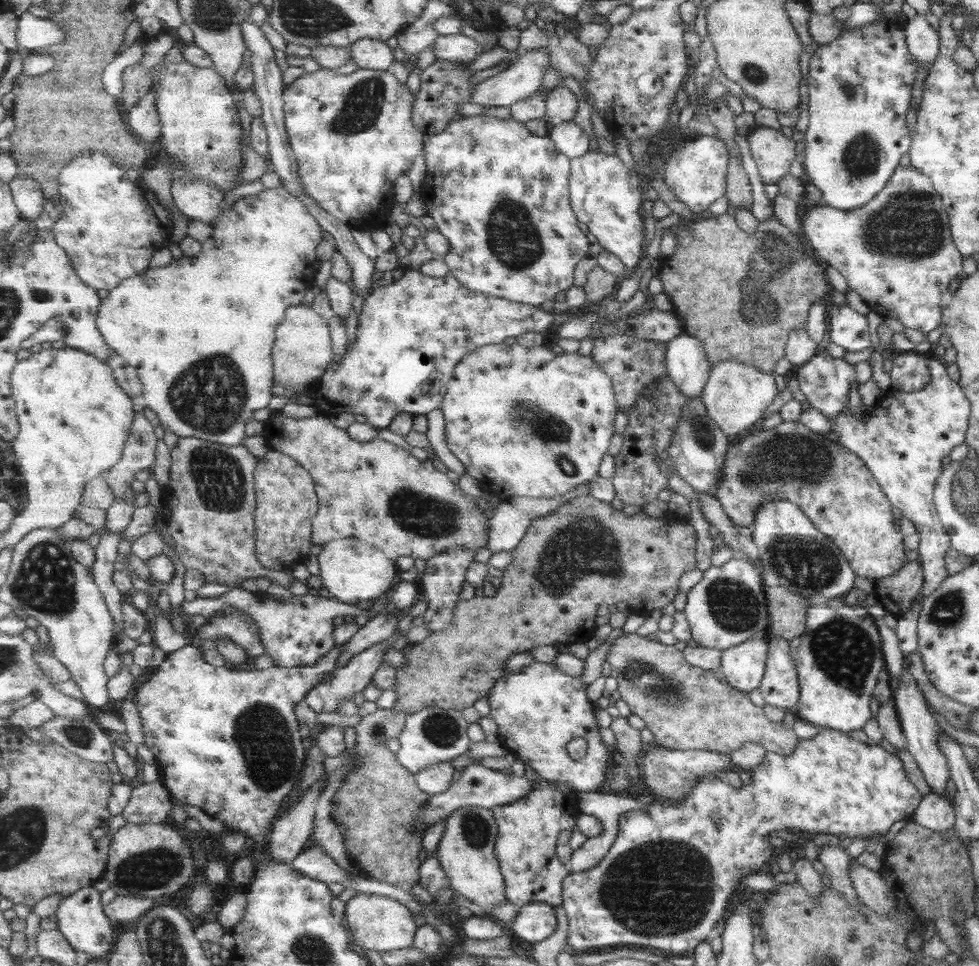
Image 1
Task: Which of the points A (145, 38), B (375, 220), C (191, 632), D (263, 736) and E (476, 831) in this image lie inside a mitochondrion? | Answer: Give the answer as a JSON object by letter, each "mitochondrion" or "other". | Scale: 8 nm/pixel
{"A":"other","B":"other","C":"other","D":"mitochondrion","E":"mitochondrion"}

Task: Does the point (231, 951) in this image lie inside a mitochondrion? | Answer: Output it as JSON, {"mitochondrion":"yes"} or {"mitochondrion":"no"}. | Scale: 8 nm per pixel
{"mitochondrion":"no"}

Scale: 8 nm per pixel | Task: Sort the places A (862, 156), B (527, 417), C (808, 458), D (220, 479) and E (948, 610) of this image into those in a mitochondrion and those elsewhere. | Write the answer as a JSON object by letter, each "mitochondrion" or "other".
{"A":"mitochondrion","B":"mitochondrion","C":"mitochondrion","D":"mitochondrion","E":"mitochondrion"}

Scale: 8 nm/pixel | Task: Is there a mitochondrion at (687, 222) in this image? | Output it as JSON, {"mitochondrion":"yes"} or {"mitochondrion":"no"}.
{"mitochondrion":"no"}

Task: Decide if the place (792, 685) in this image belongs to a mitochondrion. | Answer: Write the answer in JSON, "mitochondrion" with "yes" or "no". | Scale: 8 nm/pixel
{"mitochondrion":"no"}

